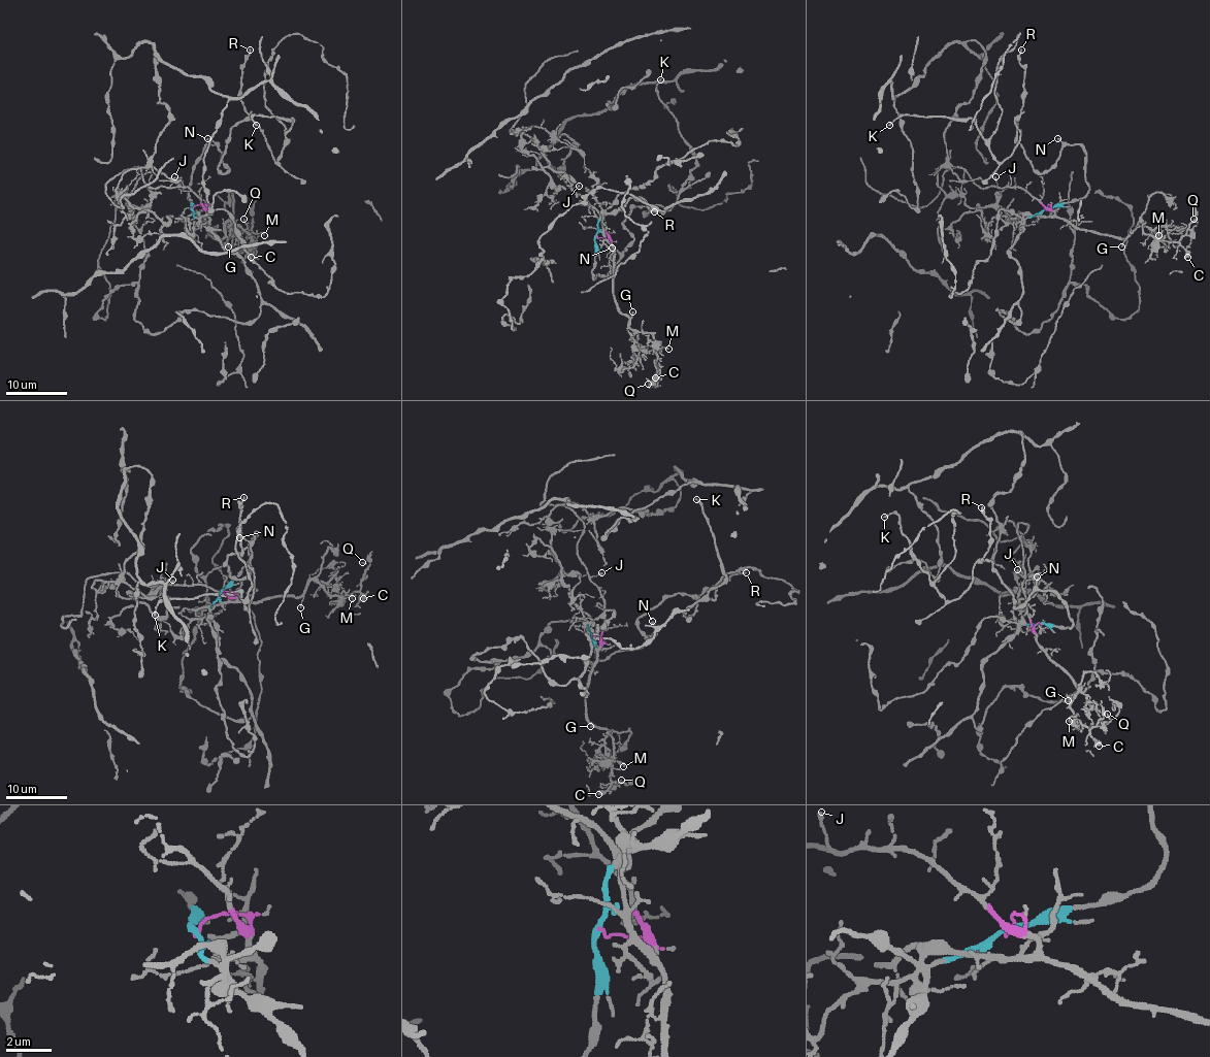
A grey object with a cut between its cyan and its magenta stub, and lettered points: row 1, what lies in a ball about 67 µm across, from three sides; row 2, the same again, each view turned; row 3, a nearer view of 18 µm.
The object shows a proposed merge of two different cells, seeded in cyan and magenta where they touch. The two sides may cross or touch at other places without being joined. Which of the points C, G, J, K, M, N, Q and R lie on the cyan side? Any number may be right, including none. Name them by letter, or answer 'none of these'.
K, N, R

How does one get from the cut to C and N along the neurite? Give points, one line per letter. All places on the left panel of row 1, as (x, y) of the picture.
C: (193, 209), (205, 206), (214, 237), (224, 236), (227, 222), (239, 225), (255, 245), (251, 258)
N: (192, 209), (187, 199), (192, 166), (202, 151), (215, 143), (207, 138)

